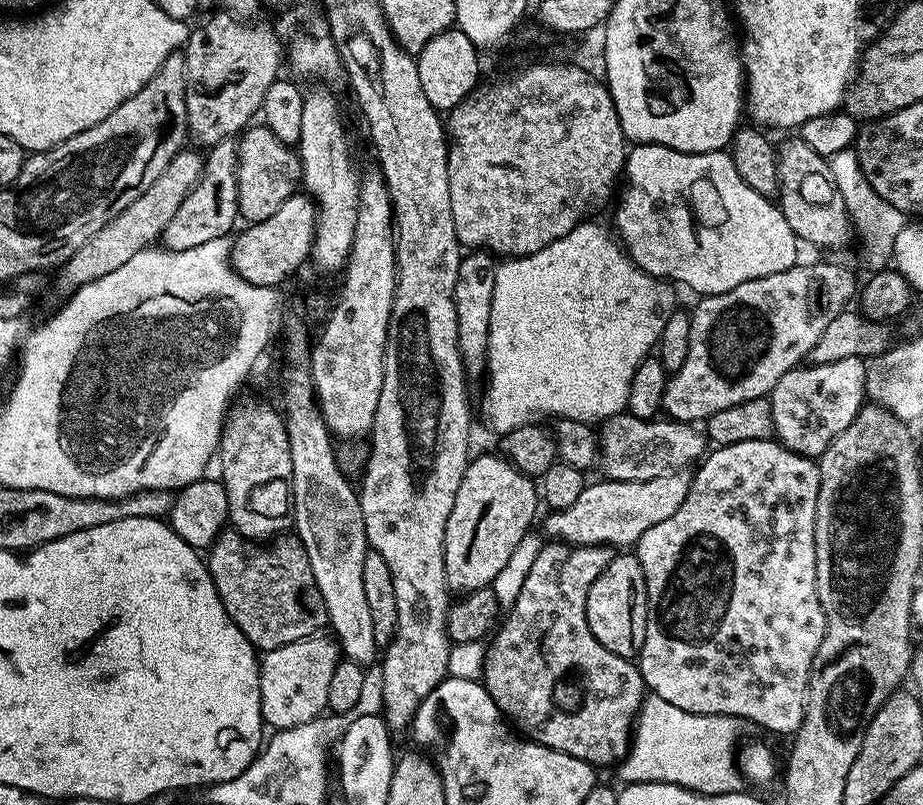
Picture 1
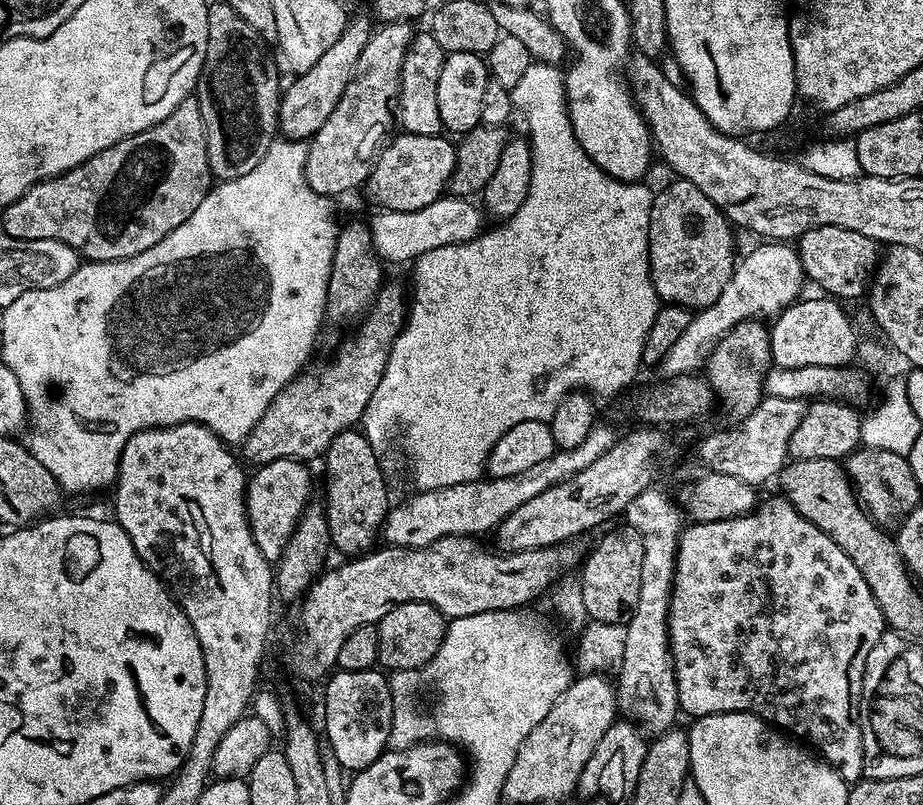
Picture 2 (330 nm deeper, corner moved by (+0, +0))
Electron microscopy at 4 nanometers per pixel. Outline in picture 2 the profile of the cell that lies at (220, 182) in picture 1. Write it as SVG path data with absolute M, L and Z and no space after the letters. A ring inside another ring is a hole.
M353 15L338 38L338 42L334 42L334 46L330 46L330 50L326 50L326 54L322 54L322 58L318 58L318 62L310 66L310 70L299 73L293 79L296 81L289 88L287 85L283 89L278 121L278 132L281 137L307 142L318 130L322 130L326 118L334 114L334 106L338 106L338 98L346 94L346 86L356 72L358 58L362 58L362 50L374 31L373 21L365 16Z

